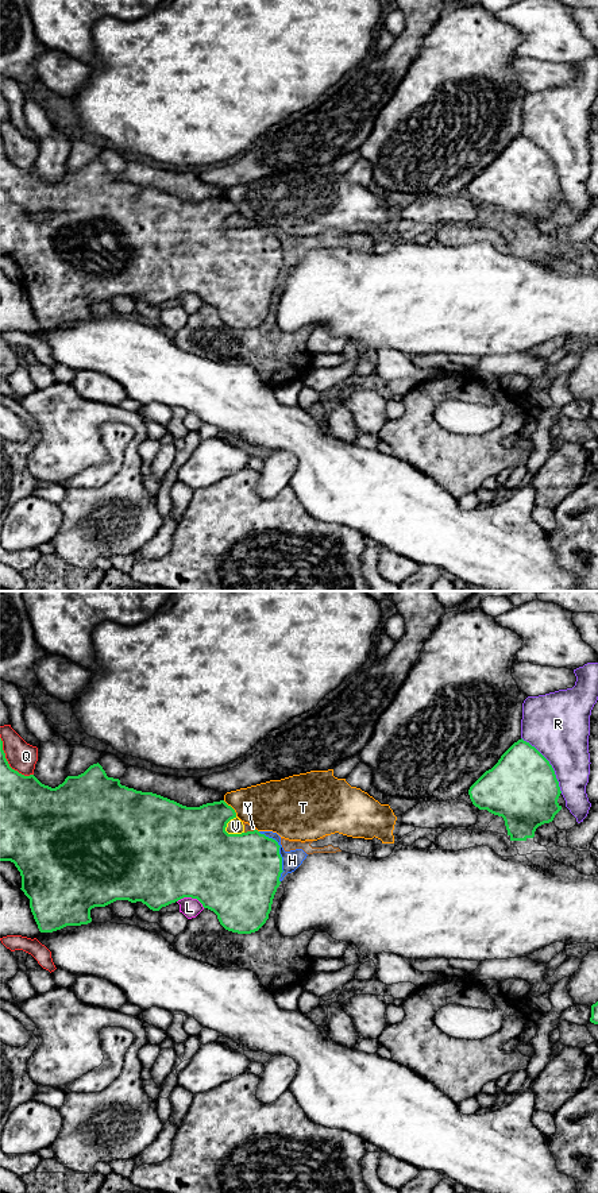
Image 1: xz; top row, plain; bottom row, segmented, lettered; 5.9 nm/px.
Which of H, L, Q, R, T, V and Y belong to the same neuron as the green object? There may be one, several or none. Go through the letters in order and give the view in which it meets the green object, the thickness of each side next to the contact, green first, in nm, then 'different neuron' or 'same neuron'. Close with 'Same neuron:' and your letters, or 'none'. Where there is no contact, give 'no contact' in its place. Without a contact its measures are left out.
H: xz | 460/110 nm | different neuron
L: xz | 500/110 nm | different neuron
Q: xz | 300/170 nm | different neuron
R: xz | 420/380 nm | different neuron
T: xz | 320/300 nm | different neuron
V: xz | 500/100 nm | different neuron
Y: xz | 460/50 nm | different neuron
Same neuron: none

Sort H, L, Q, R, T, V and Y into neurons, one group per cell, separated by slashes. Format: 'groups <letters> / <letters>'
groups H V Y / L / Q / R / T

